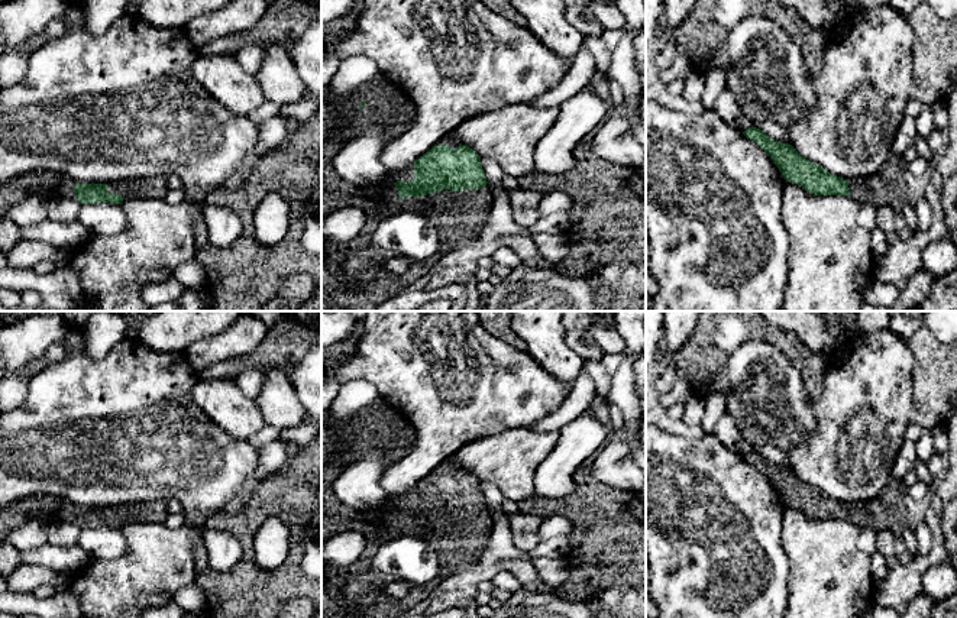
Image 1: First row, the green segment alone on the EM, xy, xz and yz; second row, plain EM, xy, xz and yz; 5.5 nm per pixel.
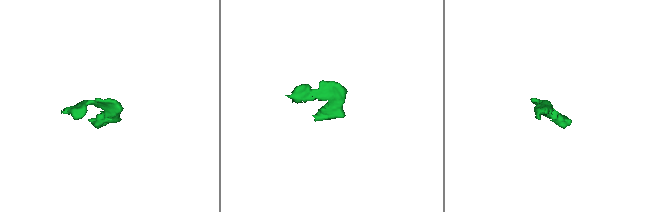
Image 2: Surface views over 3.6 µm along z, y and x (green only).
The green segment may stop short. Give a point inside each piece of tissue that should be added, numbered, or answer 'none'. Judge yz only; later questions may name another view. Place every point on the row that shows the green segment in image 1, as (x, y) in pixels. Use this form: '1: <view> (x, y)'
1: yz (888, 187)

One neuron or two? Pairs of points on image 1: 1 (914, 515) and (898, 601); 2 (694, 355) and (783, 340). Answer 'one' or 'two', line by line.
1: two
2: one

